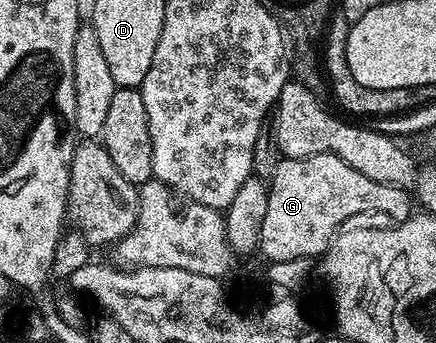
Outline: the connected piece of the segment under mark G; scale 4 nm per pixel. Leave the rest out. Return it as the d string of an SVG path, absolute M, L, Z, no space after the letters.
M315 155L305 159L281 158L268 183L266 218L262 221L258 251L272 263L289 263L295 259L307 261L311 255L320 257L328 250L333 240L332 230L346 217L351 217L360 210L366 211L367 208L375 211L377 207L395 212L399 216L409 215L413 203L413 196L405 188L370 181L370 177L362 177L358 169L350 169L350 165L346 165L346 161L342 161L336 155Z

